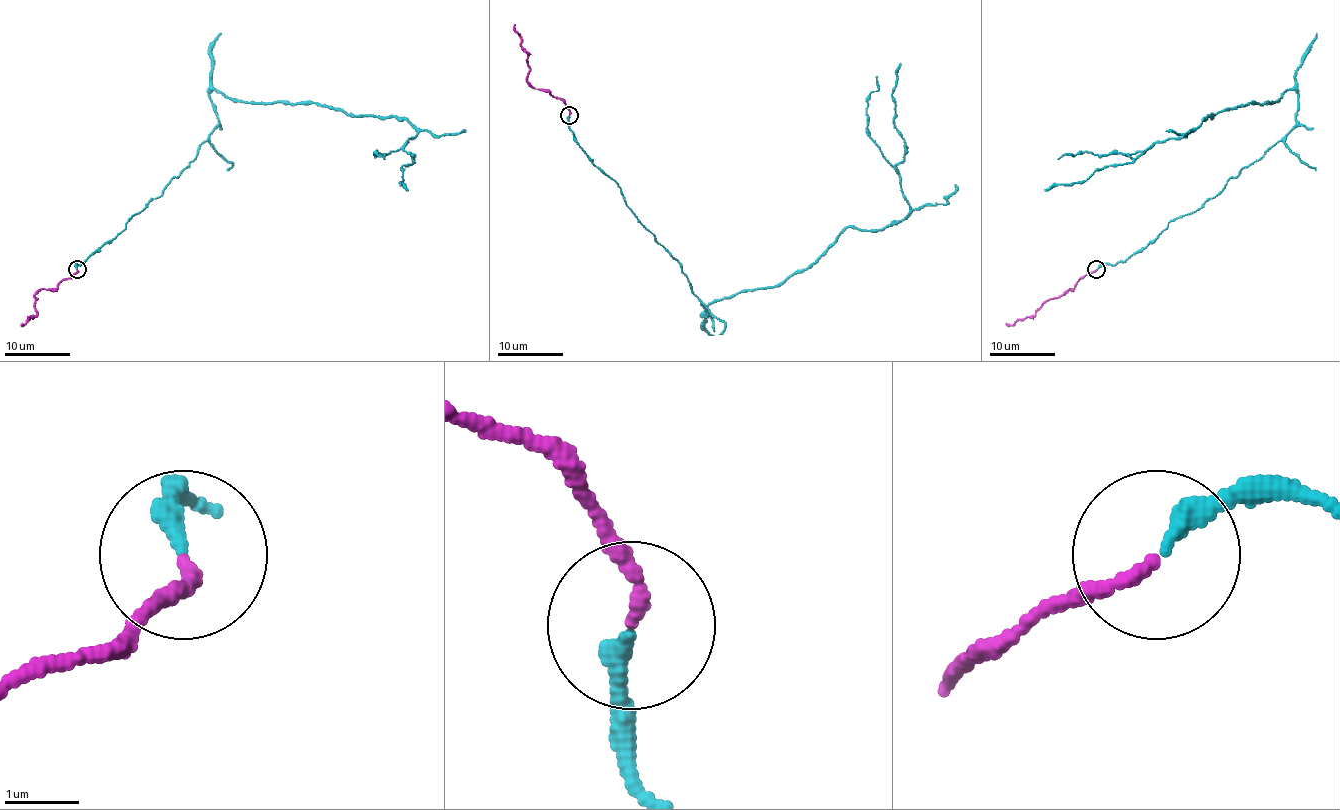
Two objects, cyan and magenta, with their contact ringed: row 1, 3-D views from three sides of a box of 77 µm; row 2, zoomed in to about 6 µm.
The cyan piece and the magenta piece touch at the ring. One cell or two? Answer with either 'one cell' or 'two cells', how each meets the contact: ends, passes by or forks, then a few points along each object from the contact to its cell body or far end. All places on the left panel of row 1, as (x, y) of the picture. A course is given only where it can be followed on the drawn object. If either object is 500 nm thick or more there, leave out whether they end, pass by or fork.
one cell | cyan ends | magenta ends | cyan via (76, 270), (195, 158), (218, 125), (218, 90), (406, 118), (417, 133), (404, 148), (407, 191) | magenta via (76, 270), (53, 289), (42, 289), (35, 294), (37, 314), (22, 322)

